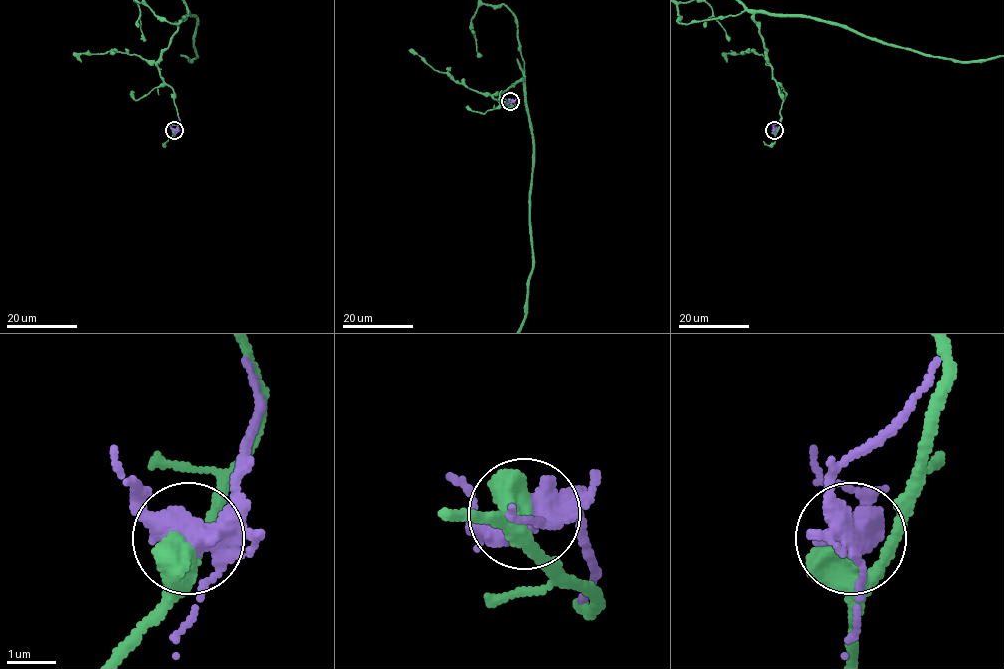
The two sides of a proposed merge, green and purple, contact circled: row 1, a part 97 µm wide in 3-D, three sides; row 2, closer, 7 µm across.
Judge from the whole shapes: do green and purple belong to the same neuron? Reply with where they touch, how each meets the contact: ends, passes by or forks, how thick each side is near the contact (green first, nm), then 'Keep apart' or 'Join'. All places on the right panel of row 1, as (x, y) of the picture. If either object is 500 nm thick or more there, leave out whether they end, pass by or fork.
Place: (774, 130). At the ring green passes by. At the ring purple forks. Thickness 400 nm (green) against 460 nm. Keep apart

